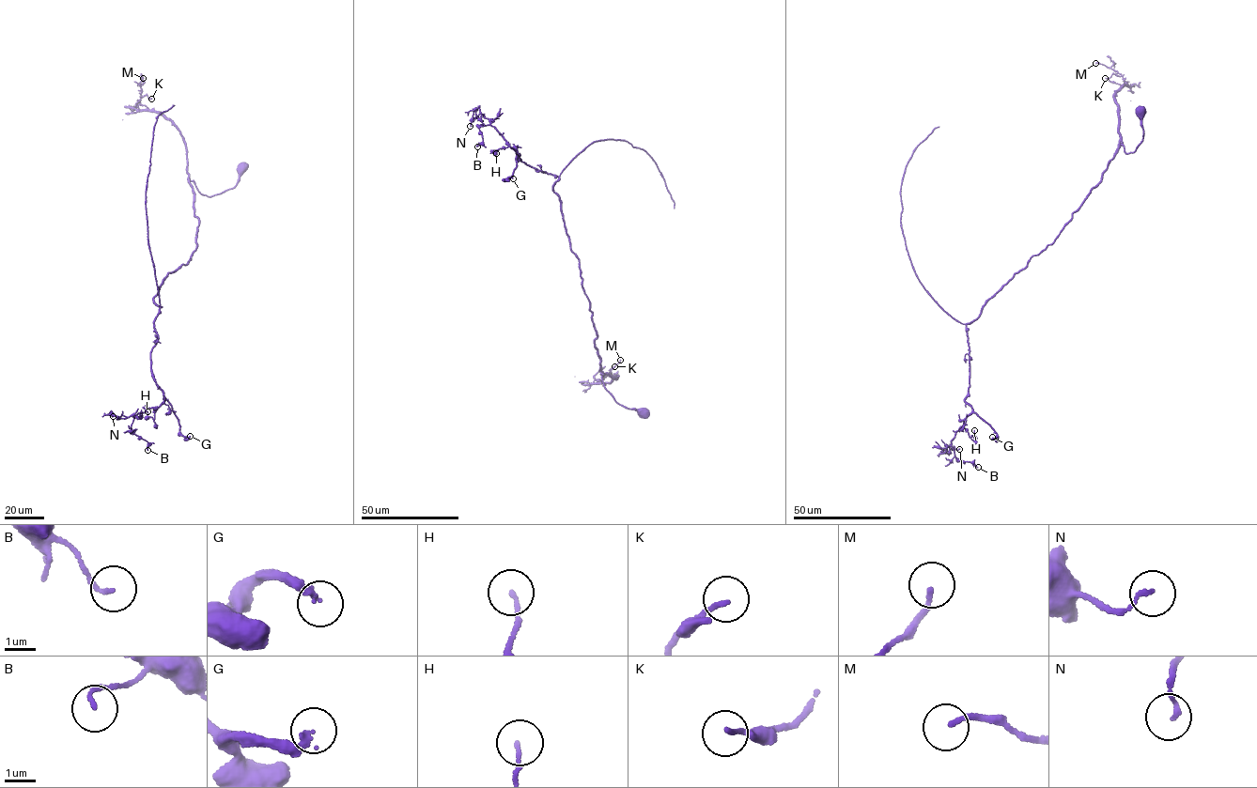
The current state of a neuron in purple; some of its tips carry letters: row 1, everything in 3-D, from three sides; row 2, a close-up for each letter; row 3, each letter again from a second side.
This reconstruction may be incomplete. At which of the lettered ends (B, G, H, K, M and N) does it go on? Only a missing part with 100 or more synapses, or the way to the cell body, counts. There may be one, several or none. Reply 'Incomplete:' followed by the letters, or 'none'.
Incomplete: none

